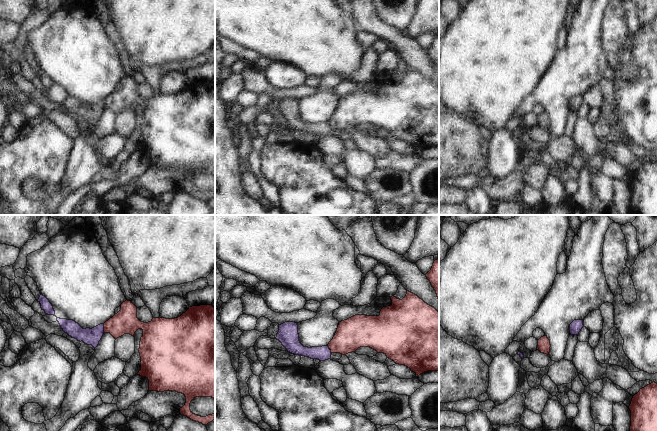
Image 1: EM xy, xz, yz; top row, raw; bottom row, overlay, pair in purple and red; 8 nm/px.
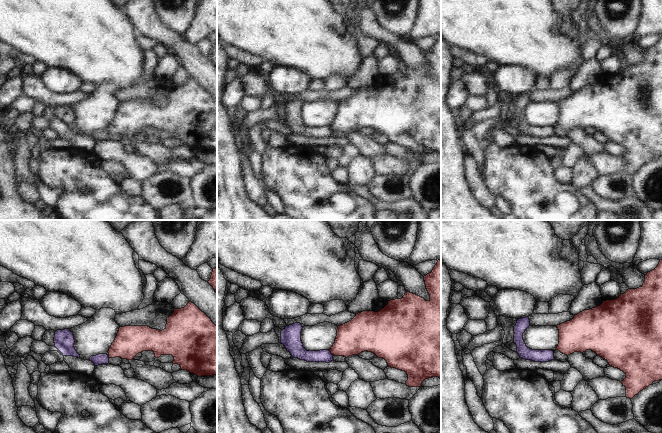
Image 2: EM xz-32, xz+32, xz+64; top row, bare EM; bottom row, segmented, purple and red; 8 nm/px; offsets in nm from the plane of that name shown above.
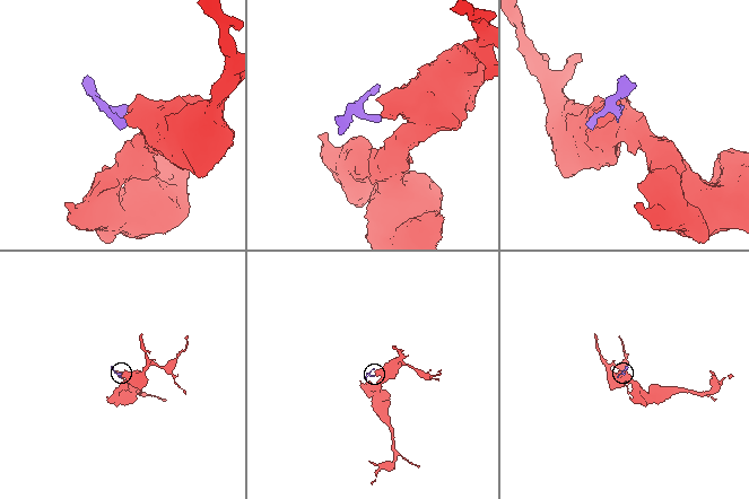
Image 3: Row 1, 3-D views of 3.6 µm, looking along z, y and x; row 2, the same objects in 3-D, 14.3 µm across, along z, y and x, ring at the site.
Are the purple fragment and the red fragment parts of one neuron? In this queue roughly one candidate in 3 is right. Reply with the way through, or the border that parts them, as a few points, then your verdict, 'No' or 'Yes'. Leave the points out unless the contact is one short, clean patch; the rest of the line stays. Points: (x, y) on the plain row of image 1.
Boundary: xy (103, 100), (104, 108). No.

